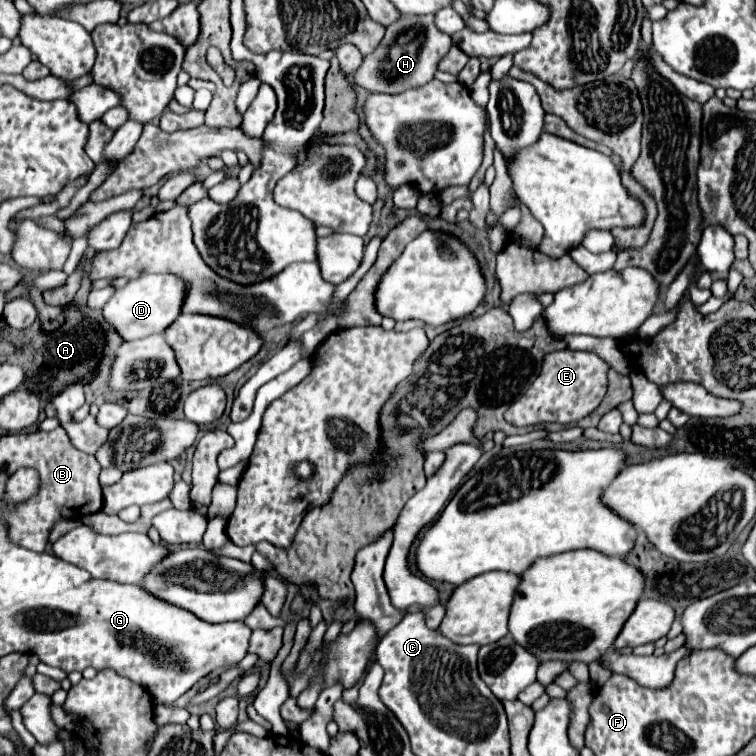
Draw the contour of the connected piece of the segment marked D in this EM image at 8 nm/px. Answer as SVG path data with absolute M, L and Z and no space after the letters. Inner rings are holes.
M144 274L136 280L130 280L110 298L110 302L104 306L104 318L118 330L118 334L126 342L146 338L150 334L164 334L166 328L182 314L186 296L188 282L176 280L176 276L172 274Z

